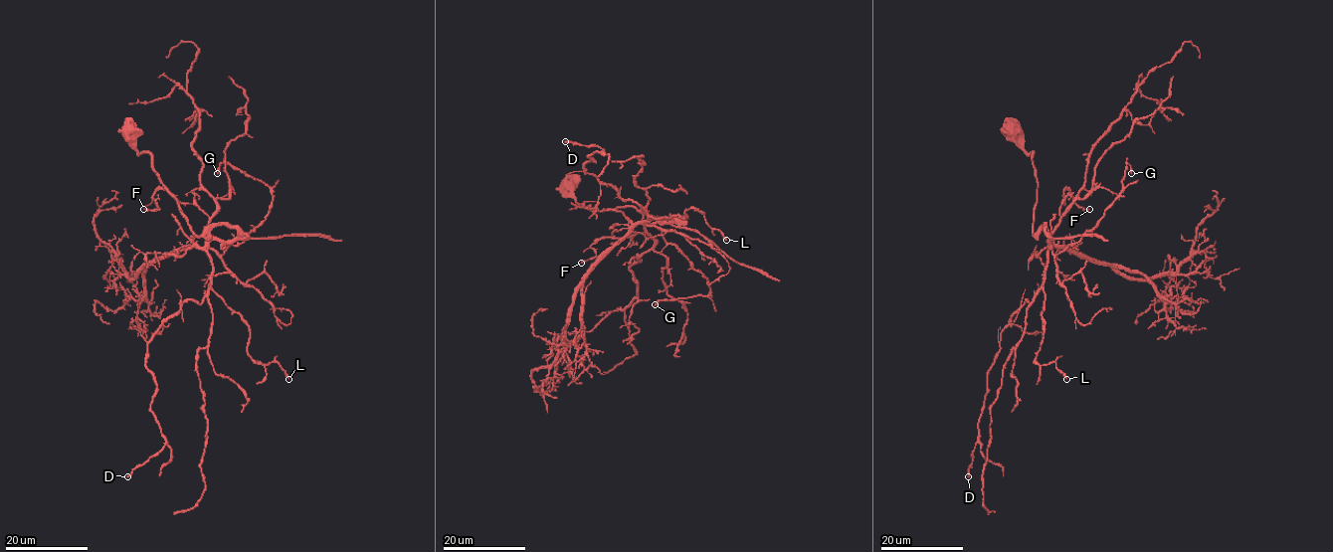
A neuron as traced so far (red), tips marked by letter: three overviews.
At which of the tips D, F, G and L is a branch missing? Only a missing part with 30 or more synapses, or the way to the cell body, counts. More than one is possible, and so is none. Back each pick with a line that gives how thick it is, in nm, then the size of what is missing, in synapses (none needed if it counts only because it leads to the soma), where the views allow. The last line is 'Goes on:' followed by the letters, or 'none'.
Goes on: none

